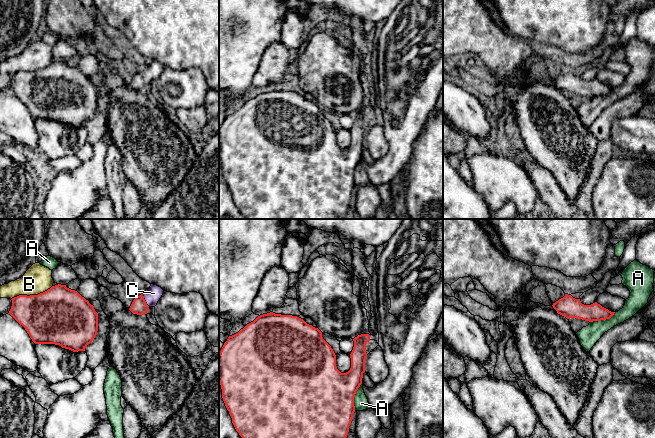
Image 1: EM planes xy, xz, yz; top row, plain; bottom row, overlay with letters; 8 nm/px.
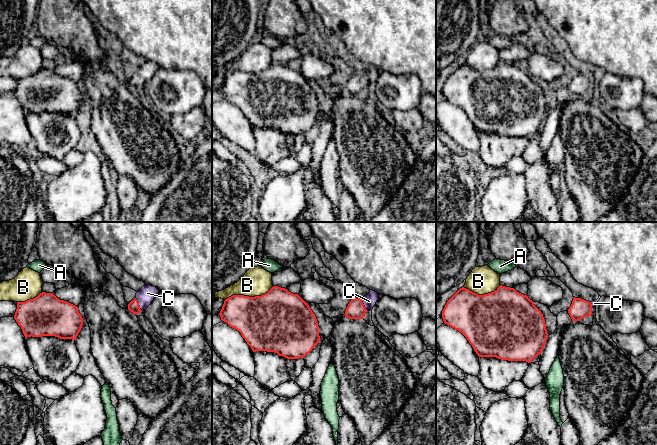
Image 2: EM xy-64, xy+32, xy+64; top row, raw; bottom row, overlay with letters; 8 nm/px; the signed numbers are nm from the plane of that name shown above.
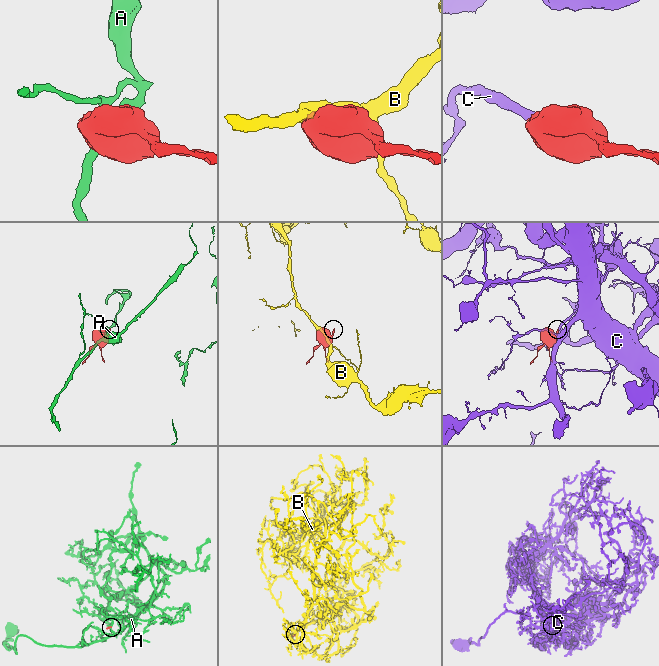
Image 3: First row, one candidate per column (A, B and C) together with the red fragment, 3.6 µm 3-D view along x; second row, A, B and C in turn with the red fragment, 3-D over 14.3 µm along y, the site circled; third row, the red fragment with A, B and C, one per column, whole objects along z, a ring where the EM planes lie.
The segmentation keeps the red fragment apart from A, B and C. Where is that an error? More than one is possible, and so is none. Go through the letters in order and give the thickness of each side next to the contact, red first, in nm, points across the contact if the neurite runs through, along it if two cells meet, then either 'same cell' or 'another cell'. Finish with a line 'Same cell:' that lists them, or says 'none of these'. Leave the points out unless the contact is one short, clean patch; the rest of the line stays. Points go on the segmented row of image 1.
A: 500/120 nm | another cell
B: 440/220 nm | another cell
C: 130/120 nm | across xy (139, 306), (144, 300), (154, 293) | same cell
Same cell: C

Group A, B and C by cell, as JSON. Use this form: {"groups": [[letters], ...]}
{"groups": [["A"], ["B"], ["C"]]}

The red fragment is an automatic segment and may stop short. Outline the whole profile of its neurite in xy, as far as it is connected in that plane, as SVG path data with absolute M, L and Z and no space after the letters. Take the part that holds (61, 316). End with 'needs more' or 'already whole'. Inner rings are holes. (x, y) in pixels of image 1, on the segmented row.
M55 285L38 295L19 295L12 300L10 314L22 325L35 344L55 344L73 352L85 351L96 337L98 313L77 291Z; already whole

